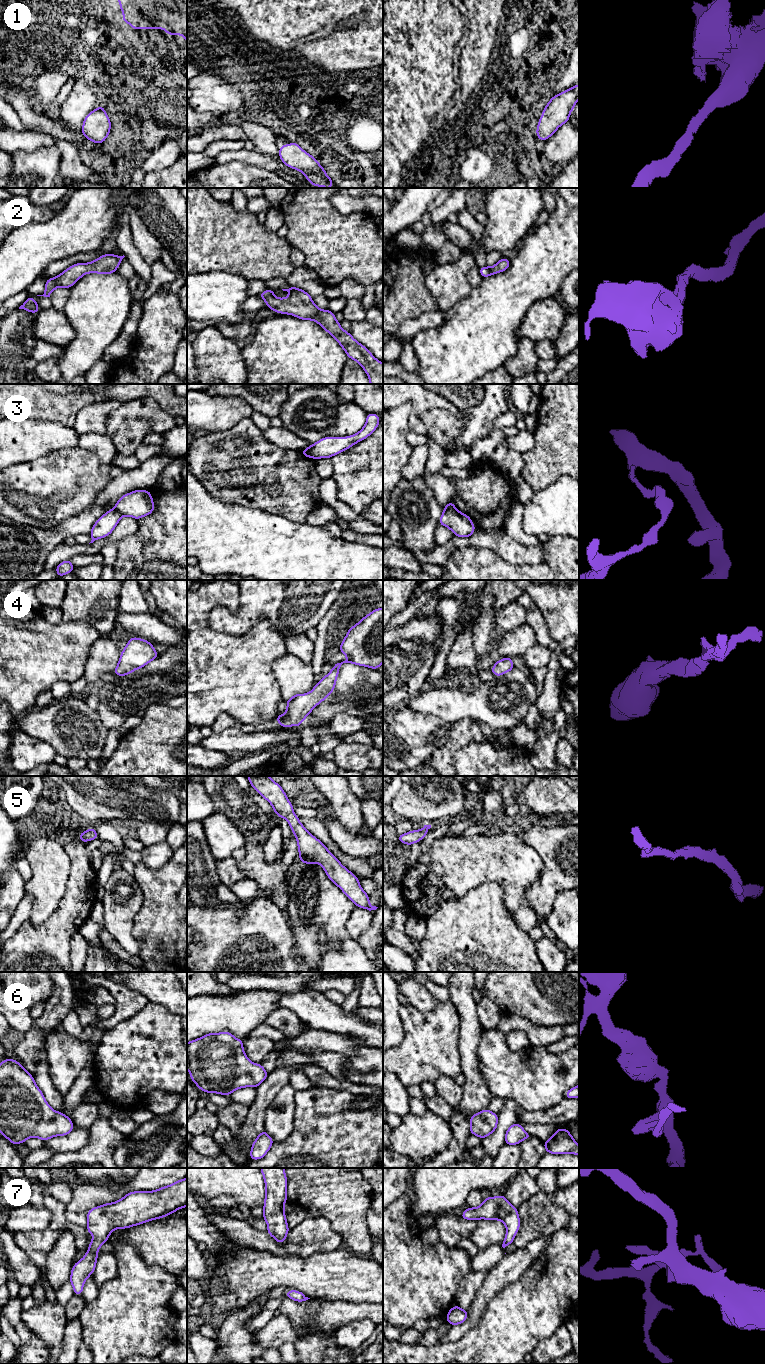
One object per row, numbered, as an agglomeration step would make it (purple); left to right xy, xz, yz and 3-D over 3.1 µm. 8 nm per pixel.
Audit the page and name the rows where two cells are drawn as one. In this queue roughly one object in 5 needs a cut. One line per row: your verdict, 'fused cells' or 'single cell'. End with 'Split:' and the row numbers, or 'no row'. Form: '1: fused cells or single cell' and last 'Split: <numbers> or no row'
1: single cell
2: single cell
3: fused cells
4: single cell
5: single cell
6: single cell
7: single cell
Split: 3

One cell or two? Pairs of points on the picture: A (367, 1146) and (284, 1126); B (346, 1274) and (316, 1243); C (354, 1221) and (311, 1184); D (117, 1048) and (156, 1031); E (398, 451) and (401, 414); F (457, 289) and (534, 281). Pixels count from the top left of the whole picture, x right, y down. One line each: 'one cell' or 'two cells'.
A: two cells
B: two cells
C: one cell
D: one cell
E: one cell
F: two cells

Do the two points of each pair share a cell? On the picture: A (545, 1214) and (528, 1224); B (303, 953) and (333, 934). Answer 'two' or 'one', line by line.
A: one
B: one

